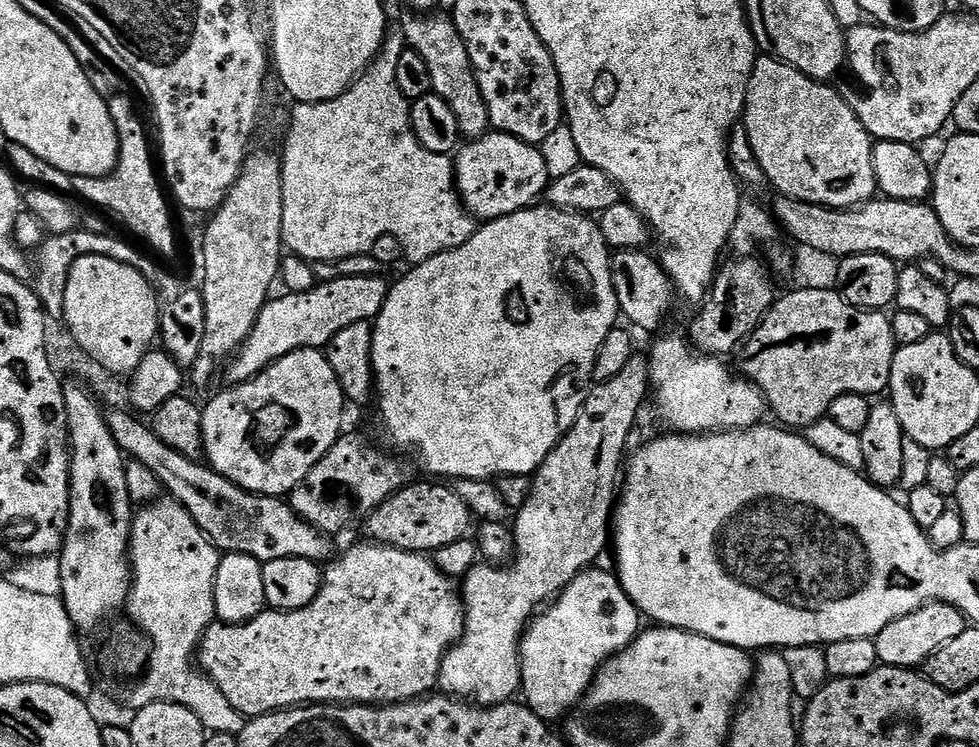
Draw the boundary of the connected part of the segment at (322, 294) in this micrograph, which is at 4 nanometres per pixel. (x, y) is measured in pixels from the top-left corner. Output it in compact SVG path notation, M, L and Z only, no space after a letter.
M383 275L340 277L330 281L321 280L315 288L305 292L285 291L284 296L273 295L262 306L254 330L227 365L227 383L232 386L245 384L294 350L327 349L334 334L346 330L346 326L354 326L354 322L375 321L388 297L390 284L384 279Z

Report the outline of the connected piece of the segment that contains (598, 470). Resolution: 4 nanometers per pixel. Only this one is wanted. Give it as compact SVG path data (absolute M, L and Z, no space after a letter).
M633 354L626 366L614 374L614 378L599 381L584 399L574 426L556 443L556 448L550 450L531 477L532 488L524 504L515 509L516 525L512 524L510 528L515 551L510 563L497 566L495 563L477 562L462 577L464 634L449 648L440 663L438 688L443 695L477 706L491 706L509 703L515 697L512 695L520 692L520 639L524 636L524 629L541 606L555 601L579 572L599 561L596 559L603 554L607 544L609 547L610 515L618 492L618 477L626 460L624 447L647 396L649 399L650 364L640 354Z

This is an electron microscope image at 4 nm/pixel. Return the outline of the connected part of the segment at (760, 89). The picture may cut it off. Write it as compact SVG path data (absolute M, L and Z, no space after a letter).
M761 55L750 74L742 127L749 136L754 158L765 172L769 185L791 200L805 200L826 208L858 208L877 195L872 145L874 138L862 126L858 114L828 82L811 80L794 66Z

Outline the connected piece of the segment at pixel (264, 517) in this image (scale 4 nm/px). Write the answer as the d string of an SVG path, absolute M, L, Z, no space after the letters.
M108 408L106 415L110 434L114 442L118 442L120 451L131 459L133 456L143 471L156 477L162 488L168 491L165 493L188 511L190 518L198 522L212 545L219 548L221 553L246 554L261 562L291 556L317 562L333 559L333 541L310 526L303 517L296 515L288 502L275 496L258 496L255 492L247 492L215 472L207 463L186 458L178 454L178 450L170 450L170 446L155 436L145 421L144 424L140 421L143 420L141 417L131 411Z

